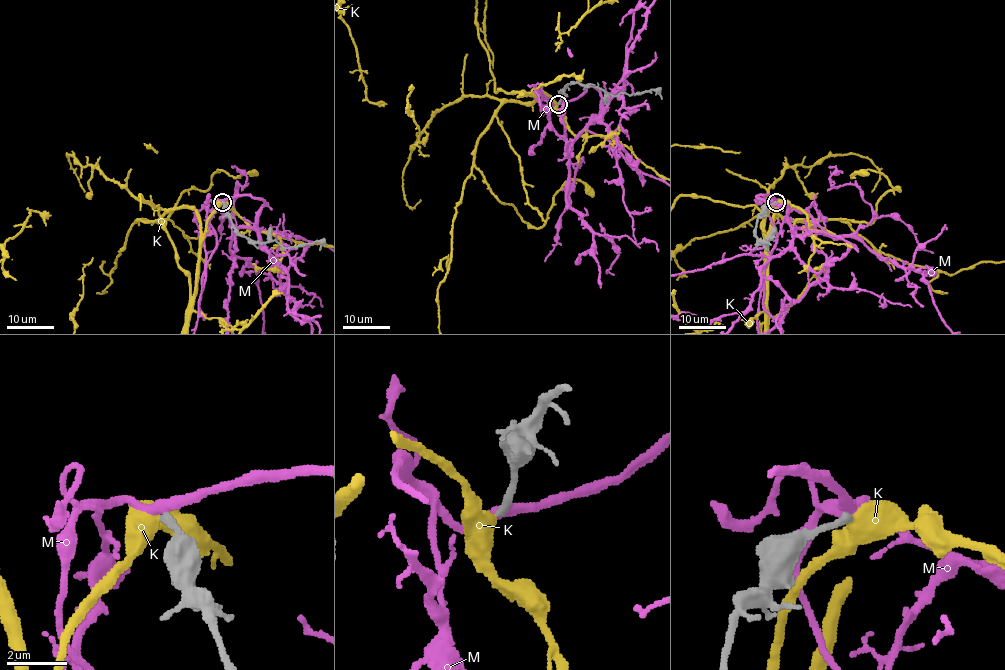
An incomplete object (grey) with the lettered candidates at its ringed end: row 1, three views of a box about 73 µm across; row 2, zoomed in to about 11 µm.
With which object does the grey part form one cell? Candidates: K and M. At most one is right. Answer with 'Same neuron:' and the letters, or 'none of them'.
Same neuron: K

